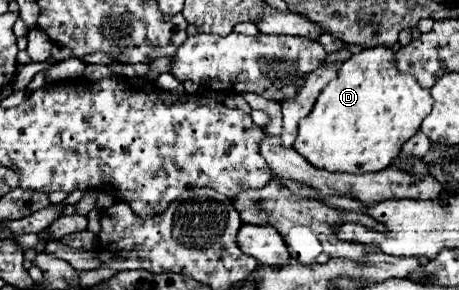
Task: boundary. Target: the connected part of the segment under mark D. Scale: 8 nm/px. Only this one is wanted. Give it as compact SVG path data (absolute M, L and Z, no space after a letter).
M385 46L365 48L345 60L333 78L319 94L313 110L299 122L299 136L293 148L313 166L329 172L367 174L385 170L393 158L399 156L401 146L419 130L423 118L431 112L433 98L427 88L421 88L413 74L397 70L395 52Z

